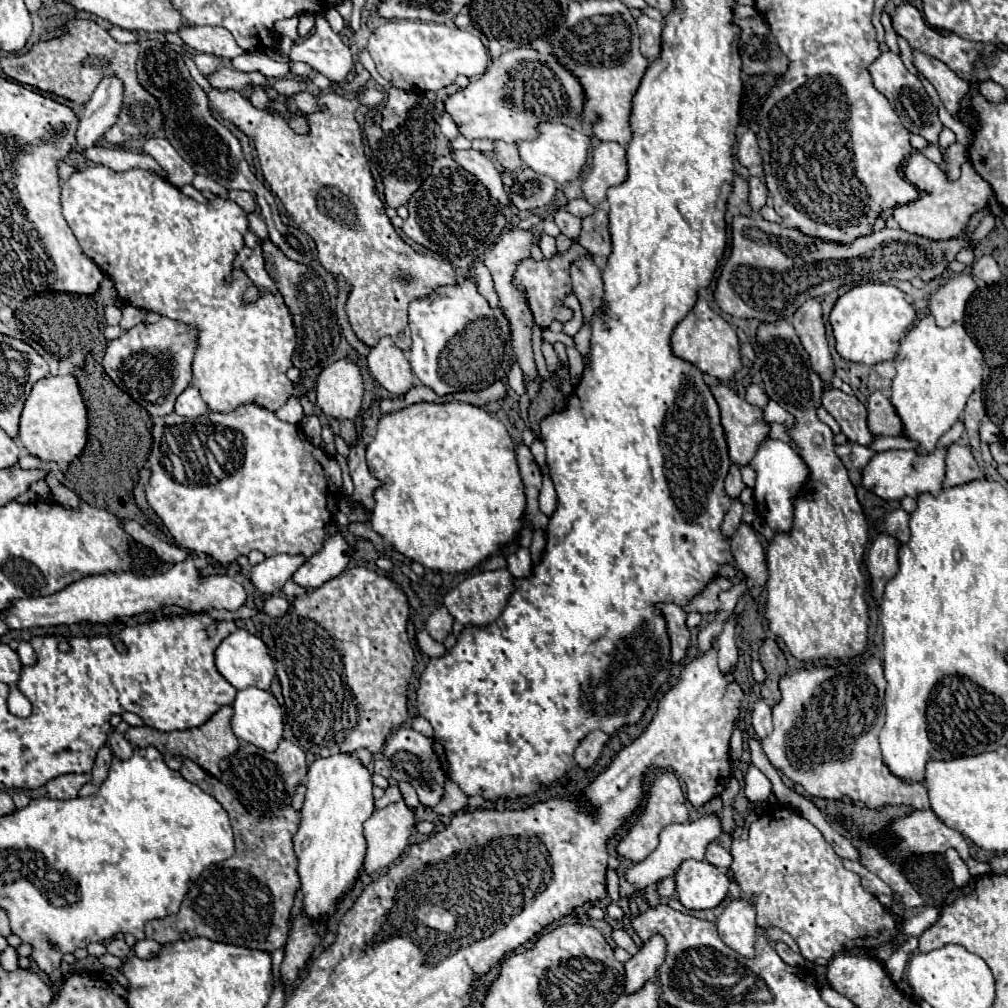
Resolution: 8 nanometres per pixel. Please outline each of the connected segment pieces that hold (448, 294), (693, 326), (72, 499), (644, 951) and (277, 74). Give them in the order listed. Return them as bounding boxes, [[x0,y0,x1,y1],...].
[[410,279,514,395],[672,297,742,381],[54,485,80,509],[624,935,666,995],[232,53,290,79]]

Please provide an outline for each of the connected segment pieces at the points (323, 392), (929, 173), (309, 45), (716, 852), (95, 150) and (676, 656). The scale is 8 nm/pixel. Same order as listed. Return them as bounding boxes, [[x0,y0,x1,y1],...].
[[316,359,364,421],[892,153,992,239],[290,17,354,85],[706,843,732,869],[84,147,168,177],[654,603,690,663]]

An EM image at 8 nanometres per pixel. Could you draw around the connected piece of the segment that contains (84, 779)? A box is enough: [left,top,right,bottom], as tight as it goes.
[46,775,90,799]

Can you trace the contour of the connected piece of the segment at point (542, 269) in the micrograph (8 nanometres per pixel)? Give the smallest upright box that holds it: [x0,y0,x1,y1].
[514,243,592,329]

